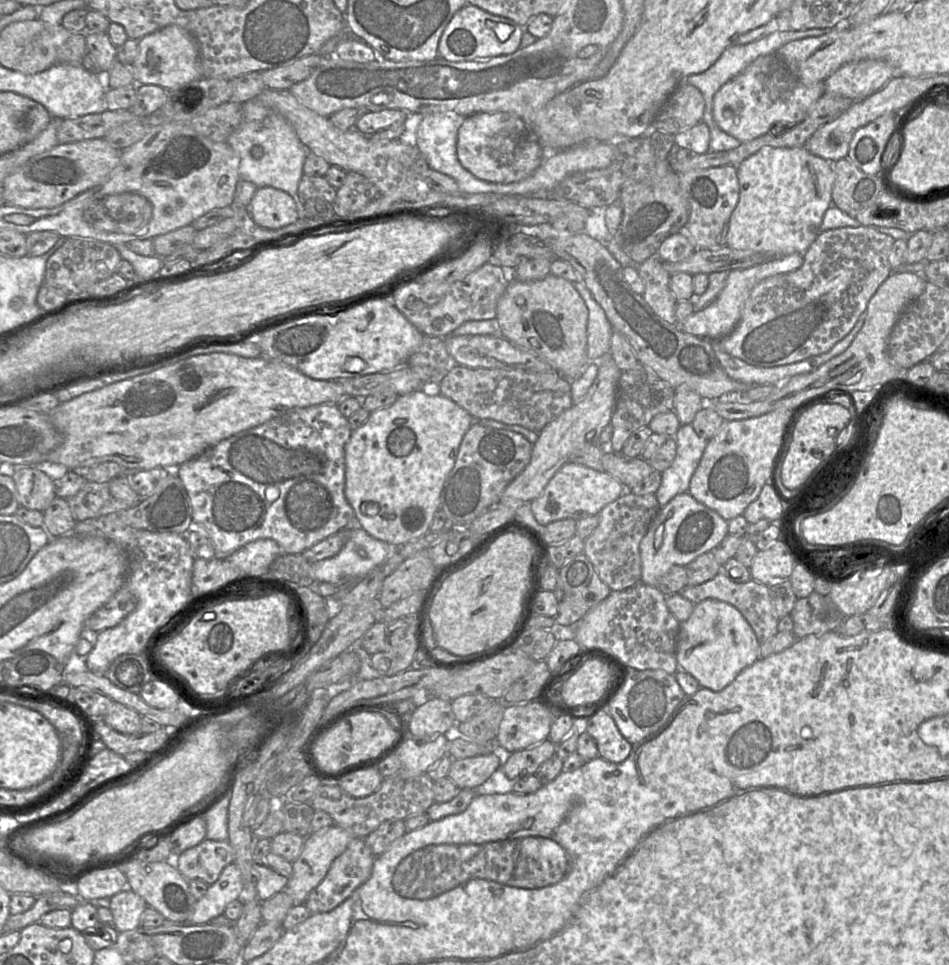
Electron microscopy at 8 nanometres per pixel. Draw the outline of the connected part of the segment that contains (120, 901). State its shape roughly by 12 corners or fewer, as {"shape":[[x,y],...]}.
{"shape":[[129,888],[105,903],[120,932],[141,926],[146,901]]}

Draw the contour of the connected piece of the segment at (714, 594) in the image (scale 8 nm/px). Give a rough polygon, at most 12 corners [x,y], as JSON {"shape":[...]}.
{"shape":[[719,572],[680,594],[693,604],[735,606],[760,644],[778,632],[769,587],[737,583]]}

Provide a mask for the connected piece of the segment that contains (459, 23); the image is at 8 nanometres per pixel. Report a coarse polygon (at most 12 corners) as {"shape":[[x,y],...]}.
{"shape":[[467,4],[438,56],[452,62],[514,53],[525,27]]}

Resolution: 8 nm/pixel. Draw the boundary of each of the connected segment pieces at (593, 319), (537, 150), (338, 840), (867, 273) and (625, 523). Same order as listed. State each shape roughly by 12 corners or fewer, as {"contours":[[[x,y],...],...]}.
{"contours":[[[583,280],[574,286],[588,308],[587,357],[608,353],[614,331]],[[512,112],[461,118],[457,156],[477,178],[531,175],[546,150]],[[336,825],[305,838],[284,890],[306,900],[353,838]],[[820,231],[717,346],[760,367],[828,352],[892,273],[890,235]],[[630,489],[598,514],[584,553],[612,591],[641,581],[659,510]]]}

